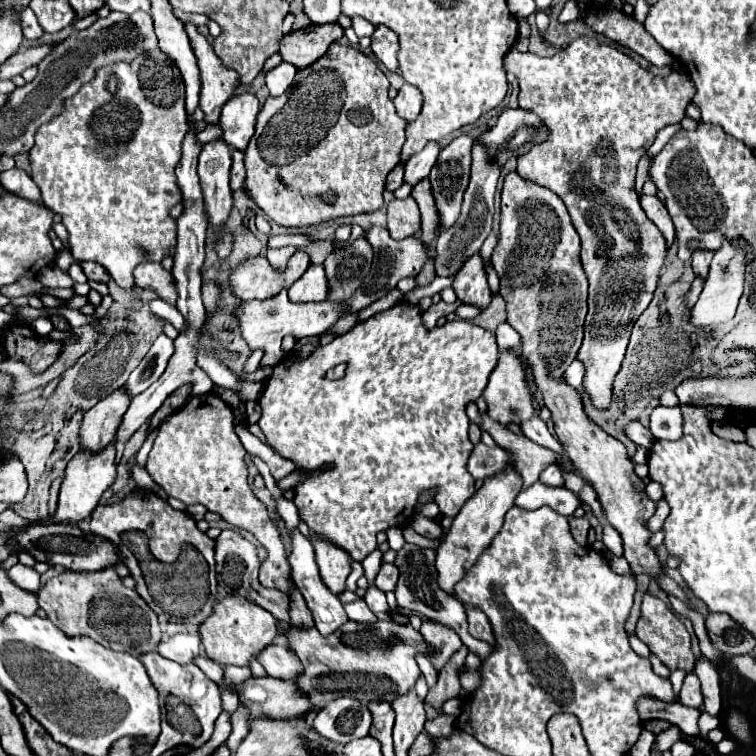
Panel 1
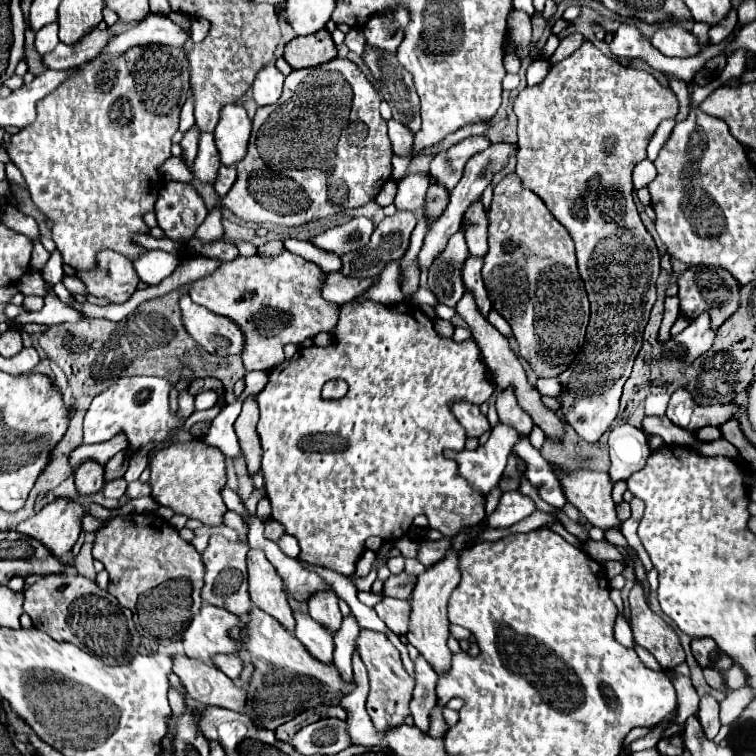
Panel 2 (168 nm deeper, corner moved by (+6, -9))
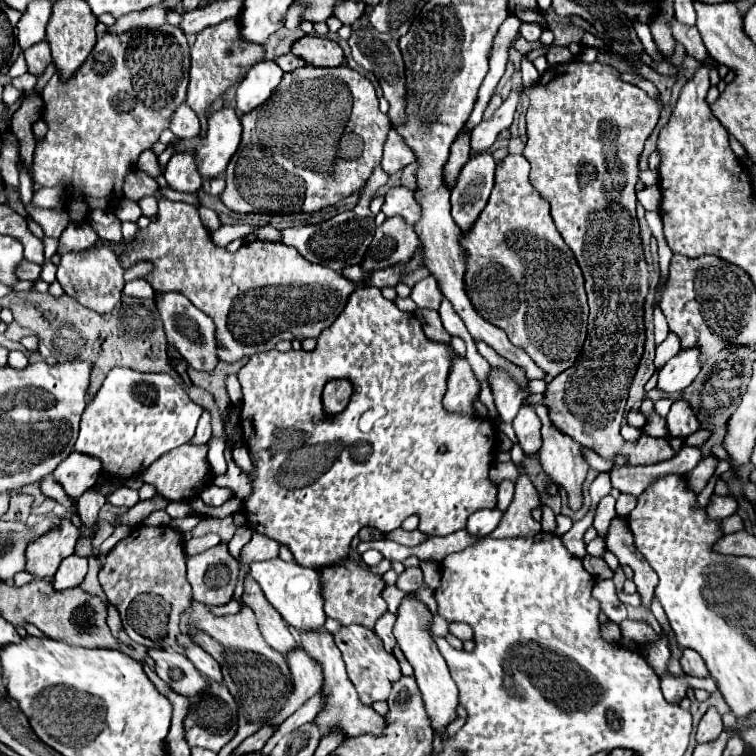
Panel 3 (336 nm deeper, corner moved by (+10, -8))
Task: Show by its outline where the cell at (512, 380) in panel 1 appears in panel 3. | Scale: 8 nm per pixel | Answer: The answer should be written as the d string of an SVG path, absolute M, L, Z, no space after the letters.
M521 407L515 421L513 429L517 433L519 445L525 451L527 457L535 457L541 449L541 419L533 411L533 407Z

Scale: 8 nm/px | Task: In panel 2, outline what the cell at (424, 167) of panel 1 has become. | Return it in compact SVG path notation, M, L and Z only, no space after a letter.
M417 172L417 174L409 174L399 182L397 188L397 196L395 196L395 206L397 210L411 210L411 212L419 212L423 202L425 202L425 192L429 188L429 174Z

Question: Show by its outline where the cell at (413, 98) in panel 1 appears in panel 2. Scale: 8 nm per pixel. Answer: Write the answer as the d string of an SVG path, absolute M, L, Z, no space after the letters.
M393 118L387 124L389 124L389 140L393 144L393 152L401 154L401 156L409 154L411 144L413 144L413 132L405 124L401 124L401 122L393 120Z

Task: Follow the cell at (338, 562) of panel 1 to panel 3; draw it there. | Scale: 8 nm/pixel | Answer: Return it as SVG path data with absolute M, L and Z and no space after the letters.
M321 629L321 633L303 633L301 635L301 645L307 651L311 659L315 659L323 667L323 693L325 693L325 703L321 711L315 715L313 723L319 727L321 735L329 735L333 731L343 733L345 737L355 737L361 733L383 733L385 731L385 721L383 717L373 711L373 707L363 705L357 697L357 691L353 689L353 683L347 679L345 663L341 657L341 651L333 645L333 637L329 631Z

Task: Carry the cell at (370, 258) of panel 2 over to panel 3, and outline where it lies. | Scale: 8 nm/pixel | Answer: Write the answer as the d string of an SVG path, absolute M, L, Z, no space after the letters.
M393 217L377 227L377 233L361 267L367 271L377 271L393 267L397 263L407 263L413 259L413 253L417 249L419 241L415 229L411 225L405 225L401 217Z

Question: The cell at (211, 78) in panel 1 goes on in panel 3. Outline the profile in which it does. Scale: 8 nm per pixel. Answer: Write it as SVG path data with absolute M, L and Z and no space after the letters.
M171 157L163 177L167 179L167 185L173 191L181 191L181 193L199 191L203 183L197 169L193 169L193 157Z

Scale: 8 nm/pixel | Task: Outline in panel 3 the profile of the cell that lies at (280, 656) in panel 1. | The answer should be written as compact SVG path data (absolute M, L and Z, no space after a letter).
M189 645L185 647L185 657L209 679L213 681L221 681L221 667L217 665L217 661L213 661L213 657L209 657L209 653L205 653L203 649L199 649L197 645Z

